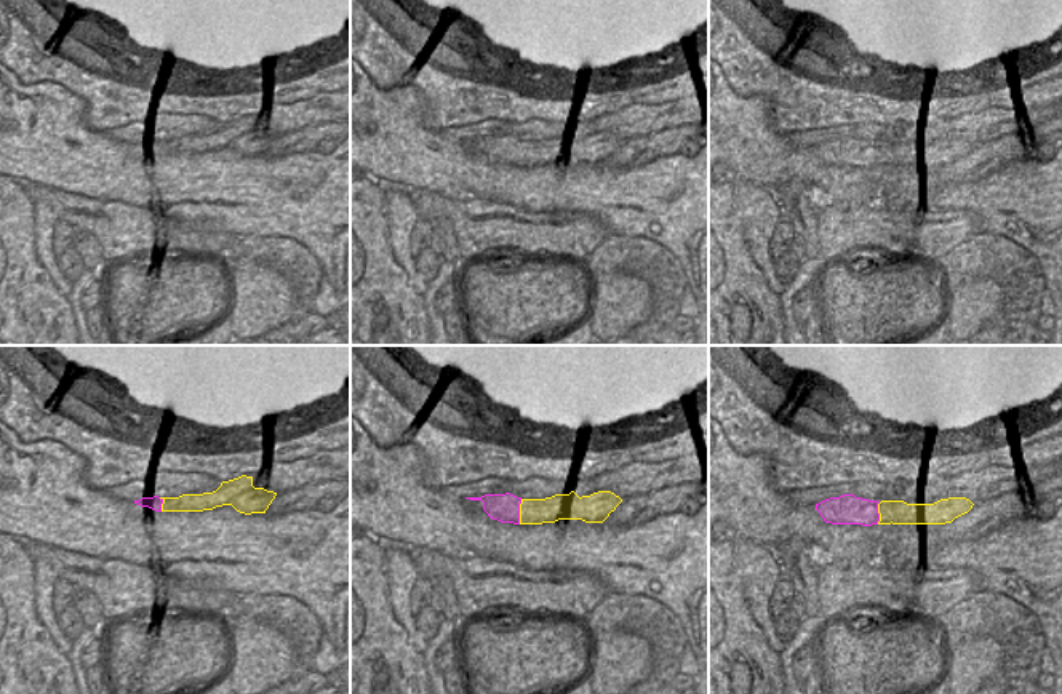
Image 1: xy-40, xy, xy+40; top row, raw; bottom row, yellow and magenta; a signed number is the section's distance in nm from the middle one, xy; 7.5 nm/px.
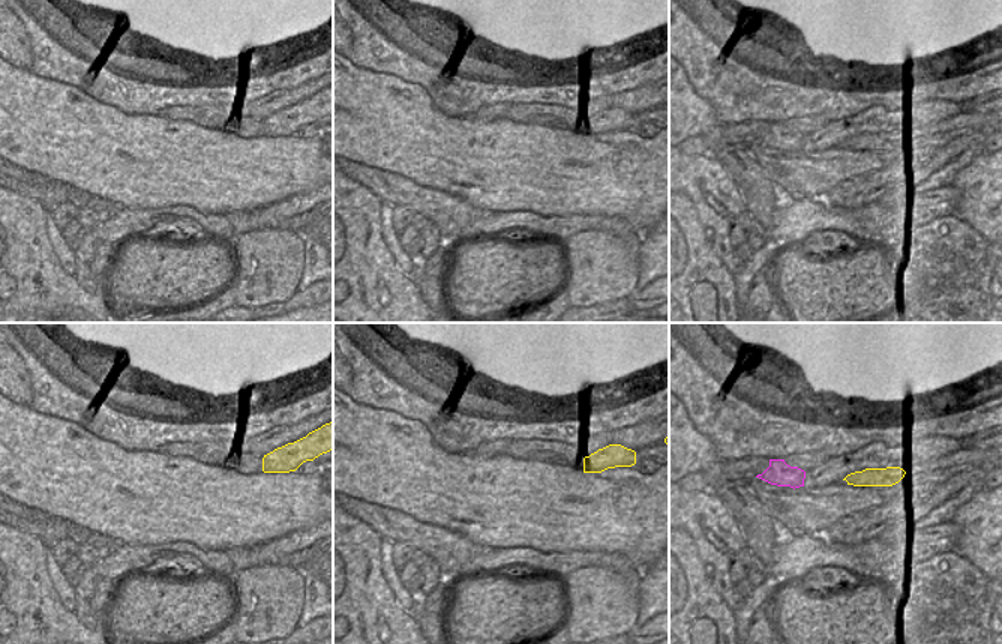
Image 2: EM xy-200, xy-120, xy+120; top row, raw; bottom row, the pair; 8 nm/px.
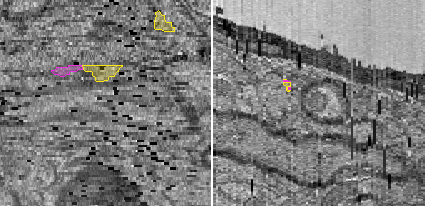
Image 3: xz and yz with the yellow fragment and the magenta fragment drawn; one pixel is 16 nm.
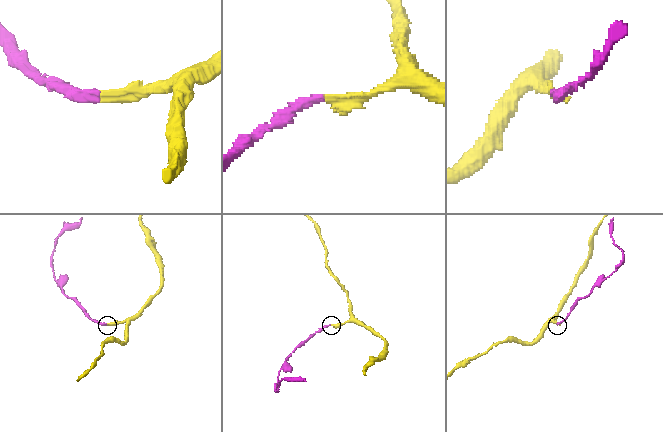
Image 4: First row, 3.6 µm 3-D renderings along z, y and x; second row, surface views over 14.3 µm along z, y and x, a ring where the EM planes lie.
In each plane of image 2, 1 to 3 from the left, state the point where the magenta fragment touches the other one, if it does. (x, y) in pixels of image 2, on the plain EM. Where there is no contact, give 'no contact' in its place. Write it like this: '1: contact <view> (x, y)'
1: no contact
2: no contact
3: no contact

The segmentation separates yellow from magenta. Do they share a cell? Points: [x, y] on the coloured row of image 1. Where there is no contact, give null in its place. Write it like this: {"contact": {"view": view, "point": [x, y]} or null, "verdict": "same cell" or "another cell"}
{"contact": {"view": "xy", "point": [520, 512]}, "verdict": "another cell"}

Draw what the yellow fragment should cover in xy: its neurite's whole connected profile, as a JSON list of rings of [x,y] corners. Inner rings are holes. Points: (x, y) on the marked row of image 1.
[[[571,491],[545,499],[521,499],[520,524],[542,524],[558,520],[603,523],[621,502],[622,499],[611,491],[598,491],[582,497]]]

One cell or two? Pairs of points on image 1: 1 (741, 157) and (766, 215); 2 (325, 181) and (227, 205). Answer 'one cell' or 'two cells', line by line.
1: two cells
2: one cell

